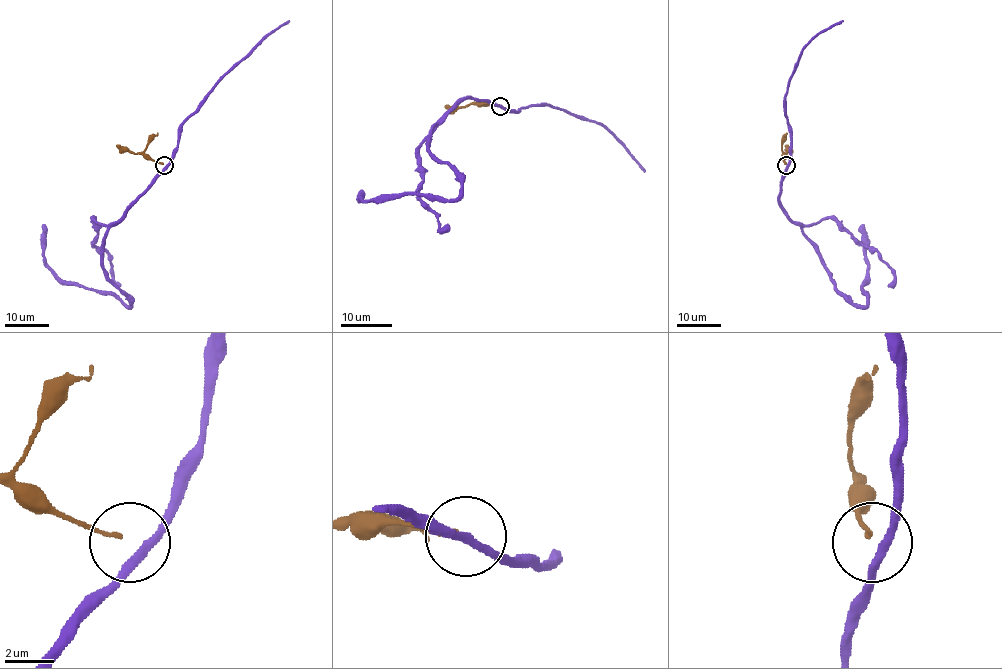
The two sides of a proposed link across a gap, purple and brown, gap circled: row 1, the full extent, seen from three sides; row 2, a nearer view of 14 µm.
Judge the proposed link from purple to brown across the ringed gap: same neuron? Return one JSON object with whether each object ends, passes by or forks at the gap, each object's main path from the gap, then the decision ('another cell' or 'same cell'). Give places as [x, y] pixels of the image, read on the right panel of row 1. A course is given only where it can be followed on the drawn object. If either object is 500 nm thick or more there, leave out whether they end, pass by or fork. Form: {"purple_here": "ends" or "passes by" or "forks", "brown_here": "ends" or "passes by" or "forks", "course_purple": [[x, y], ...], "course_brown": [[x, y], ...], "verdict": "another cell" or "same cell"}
{"purple_here": "passes by", "brown_here": "ends", "course_purple": [[786, 167], [779, 204], [816, 247], [833, 286], [852, 303], [864, 306], [862, 283], [867, 262], [862, 224]], "course_brown": [[785, 163], [786, 145]], "verdict": "another cell"}

